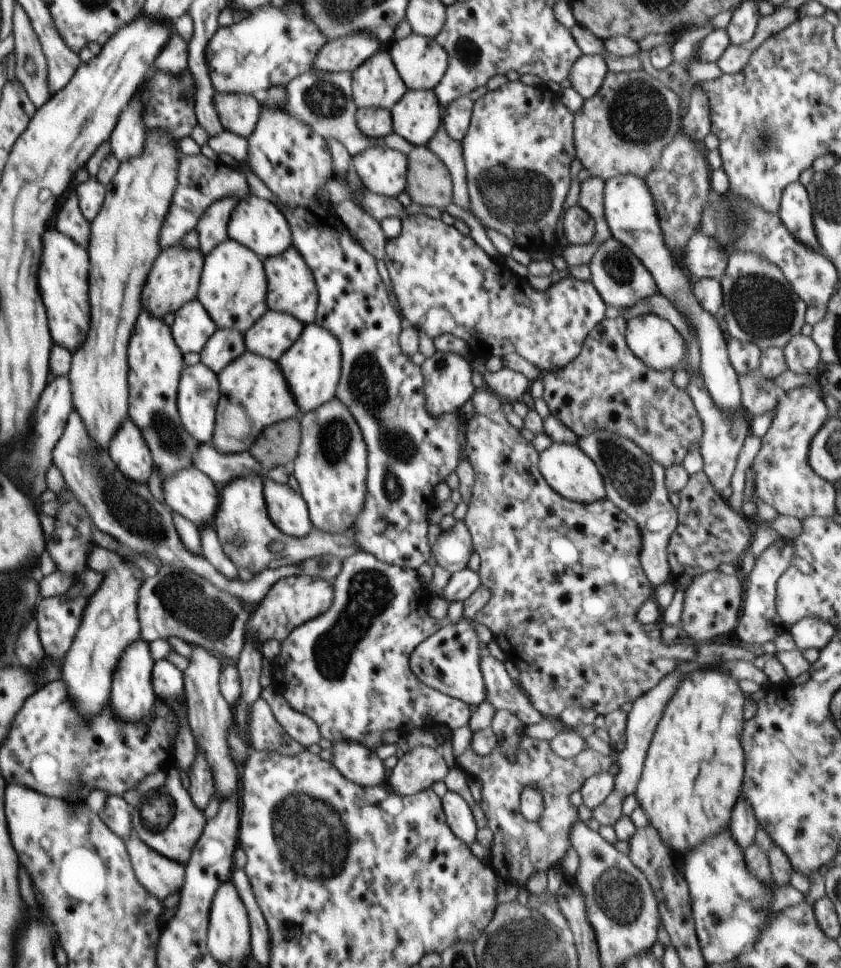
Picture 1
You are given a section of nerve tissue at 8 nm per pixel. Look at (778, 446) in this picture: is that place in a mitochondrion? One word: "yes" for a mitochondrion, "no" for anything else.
no

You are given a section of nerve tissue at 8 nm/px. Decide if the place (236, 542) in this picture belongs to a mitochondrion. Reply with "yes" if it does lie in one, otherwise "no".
yes

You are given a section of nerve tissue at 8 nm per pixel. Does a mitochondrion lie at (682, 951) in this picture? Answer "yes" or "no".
no

